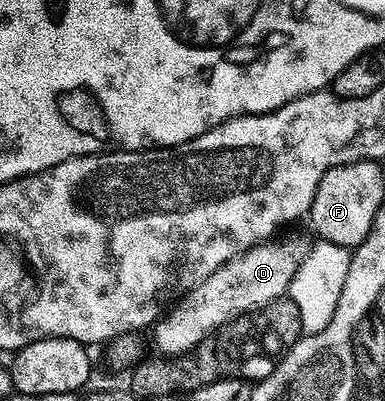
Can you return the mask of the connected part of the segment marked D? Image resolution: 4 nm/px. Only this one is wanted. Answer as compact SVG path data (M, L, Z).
M285 236L282 240L277 239L270 238L255 245L254 248L248 248L236 258L228 260L226 264L219 266L219 270L215 270L215 274L206 278L199 287L193 289L192 292L185 293L180 300L176 301L168 309L167 315L152 325L151 332L157 342L156 351L163 356L184 356L196 349L204 336L228 323L233 317L252 312L254 308L261 308L265 304L280 301L288 293L291 278L295 278L295 270L299 270L303 258L307 258L311 244L301 236Z

